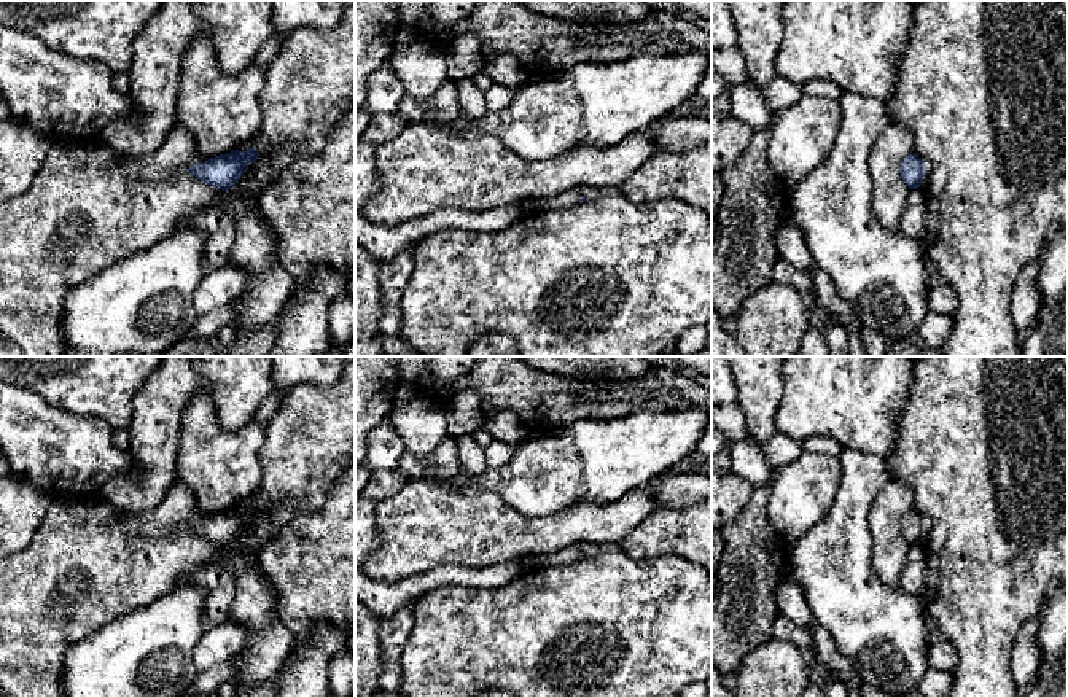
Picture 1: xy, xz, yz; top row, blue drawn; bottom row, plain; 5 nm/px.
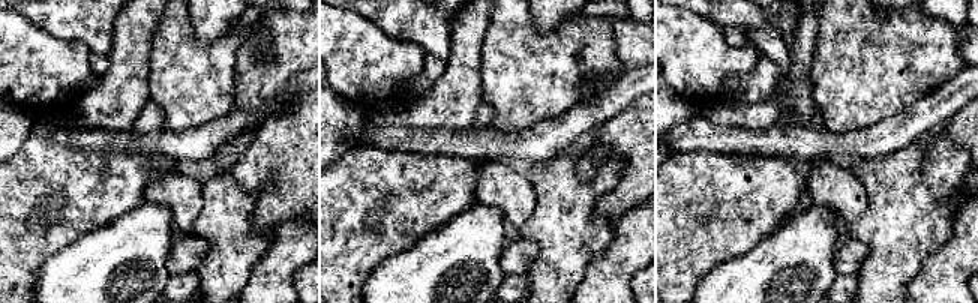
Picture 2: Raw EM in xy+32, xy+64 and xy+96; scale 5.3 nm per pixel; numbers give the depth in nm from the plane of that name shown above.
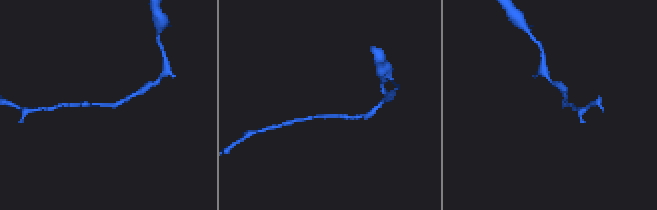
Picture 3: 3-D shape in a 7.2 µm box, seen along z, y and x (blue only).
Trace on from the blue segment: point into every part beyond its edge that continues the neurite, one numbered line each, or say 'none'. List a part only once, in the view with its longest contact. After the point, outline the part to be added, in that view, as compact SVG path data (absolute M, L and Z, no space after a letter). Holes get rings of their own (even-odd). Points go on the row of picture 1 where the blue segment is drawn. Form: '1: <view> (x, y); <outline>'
none

